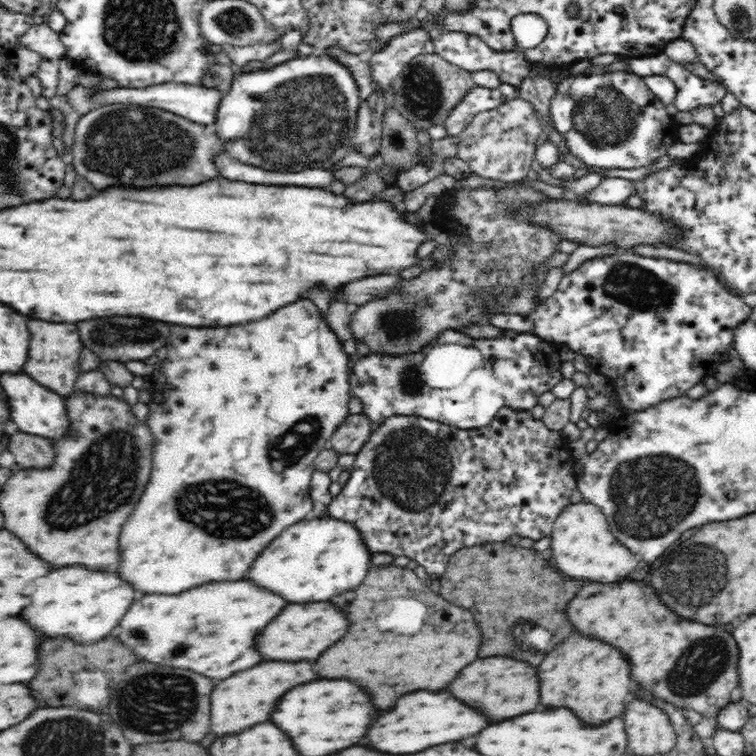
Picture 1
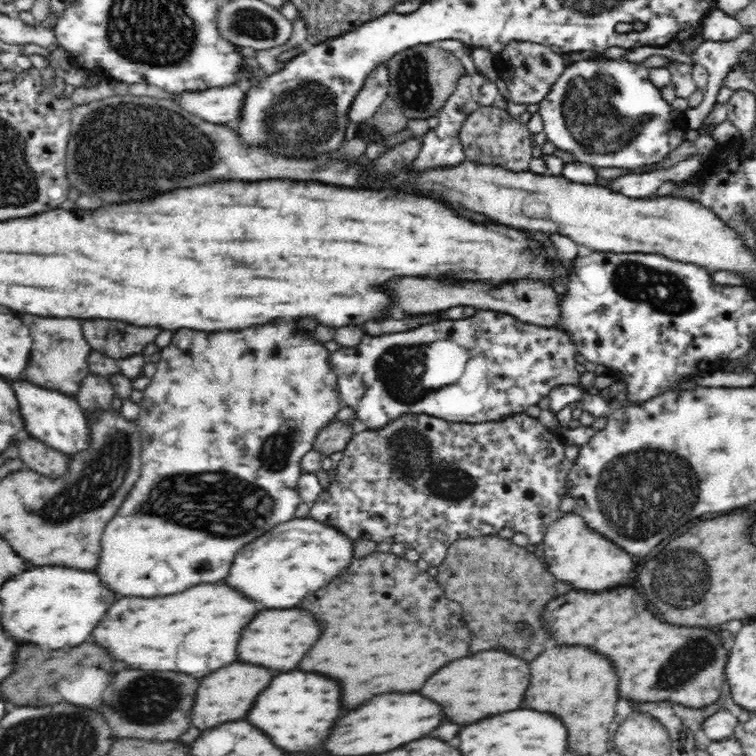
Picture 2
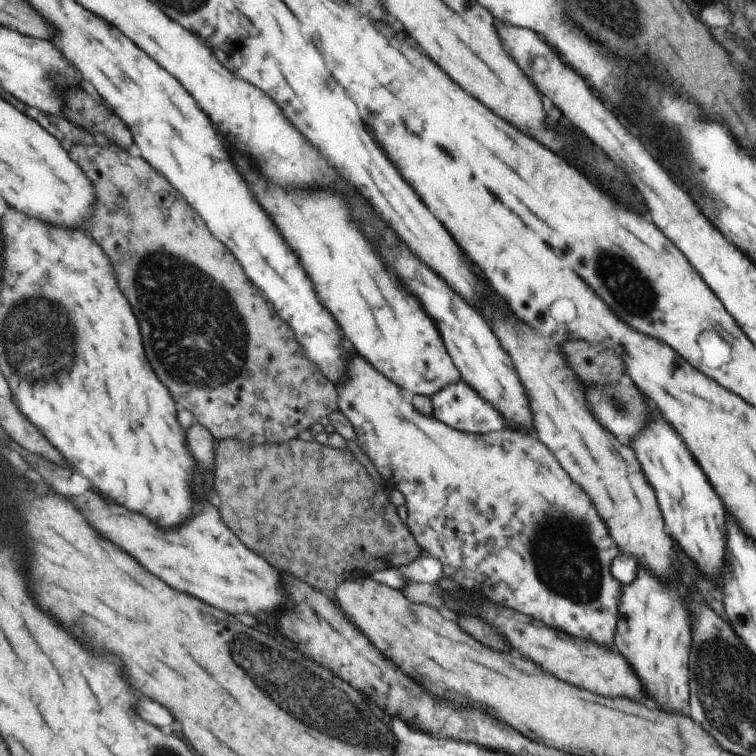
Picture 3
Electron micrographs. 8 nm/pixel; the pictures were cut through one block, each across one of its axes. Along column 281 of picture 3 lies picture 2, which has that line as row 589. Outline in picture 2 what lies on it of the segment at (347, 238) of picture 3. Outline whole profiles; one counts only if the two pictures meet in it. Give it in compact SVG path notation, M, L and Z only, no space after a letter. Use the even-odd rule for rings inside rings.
M200 584L182 594L160 596L160 598L122 598L118 600L100 626L94 630L94 640L108 648L118 660L126 662L130 668L142 670L180 670L192 672L196 678L208 676L212 670L220 670L236 662L236 646L244 626L260 612L254 602L248 602L240 590L232 590L228 584Z

